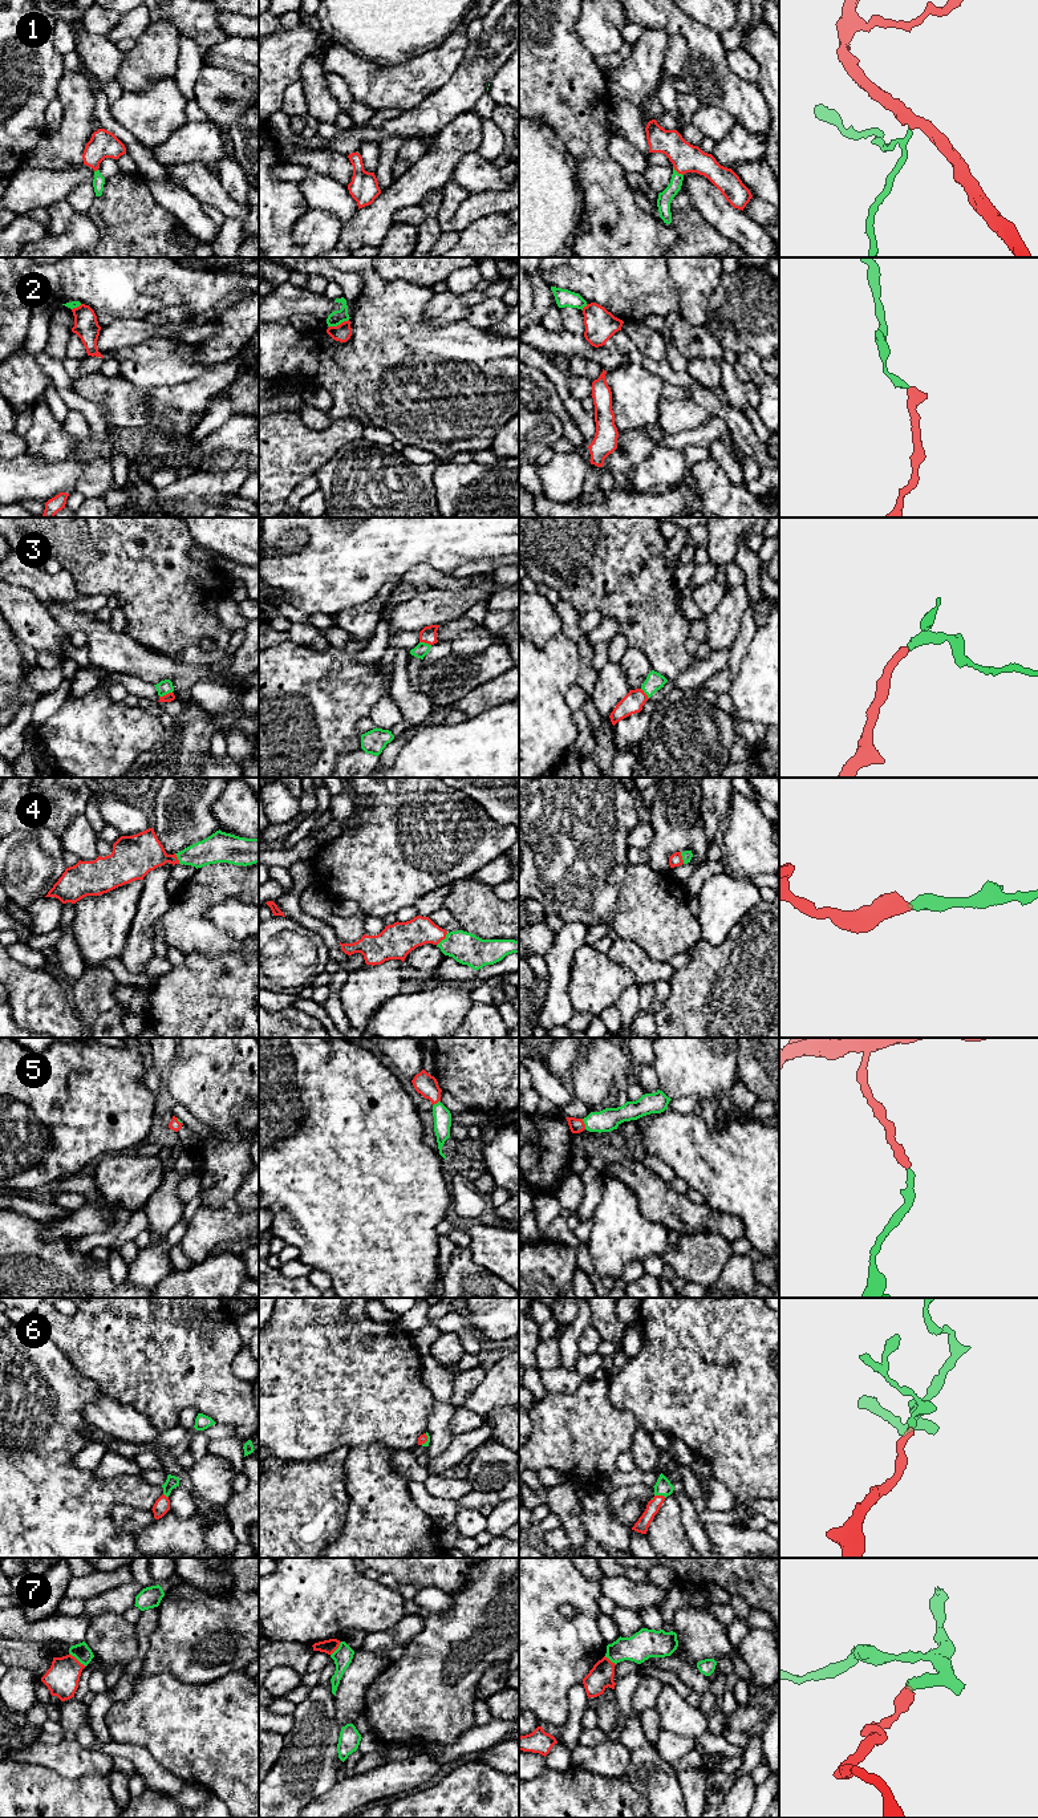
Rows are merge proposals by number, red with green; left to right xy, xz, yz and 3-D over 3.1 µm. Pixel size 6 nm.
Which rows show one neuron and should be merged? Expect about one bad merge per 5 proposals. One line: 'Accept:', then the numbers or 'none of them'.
Accept: 1, 3, 4, 5, 6

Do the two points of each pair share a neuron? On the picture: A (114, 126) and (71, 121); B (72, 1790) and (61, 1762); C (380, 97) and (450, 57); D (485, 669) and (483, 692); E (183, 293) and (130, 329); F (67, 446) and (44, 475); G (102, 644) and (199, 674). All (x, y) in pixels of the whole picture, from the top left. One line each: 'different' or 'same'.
A: different
B: different
C: same
D: different
E: different
F: different
G: same

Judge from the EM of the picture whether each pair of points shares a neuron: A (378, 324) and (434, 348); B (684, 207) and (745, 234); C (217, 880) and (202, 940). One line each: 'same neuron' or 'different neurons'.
A: same neuron
B: different neurons
C: same neuron

